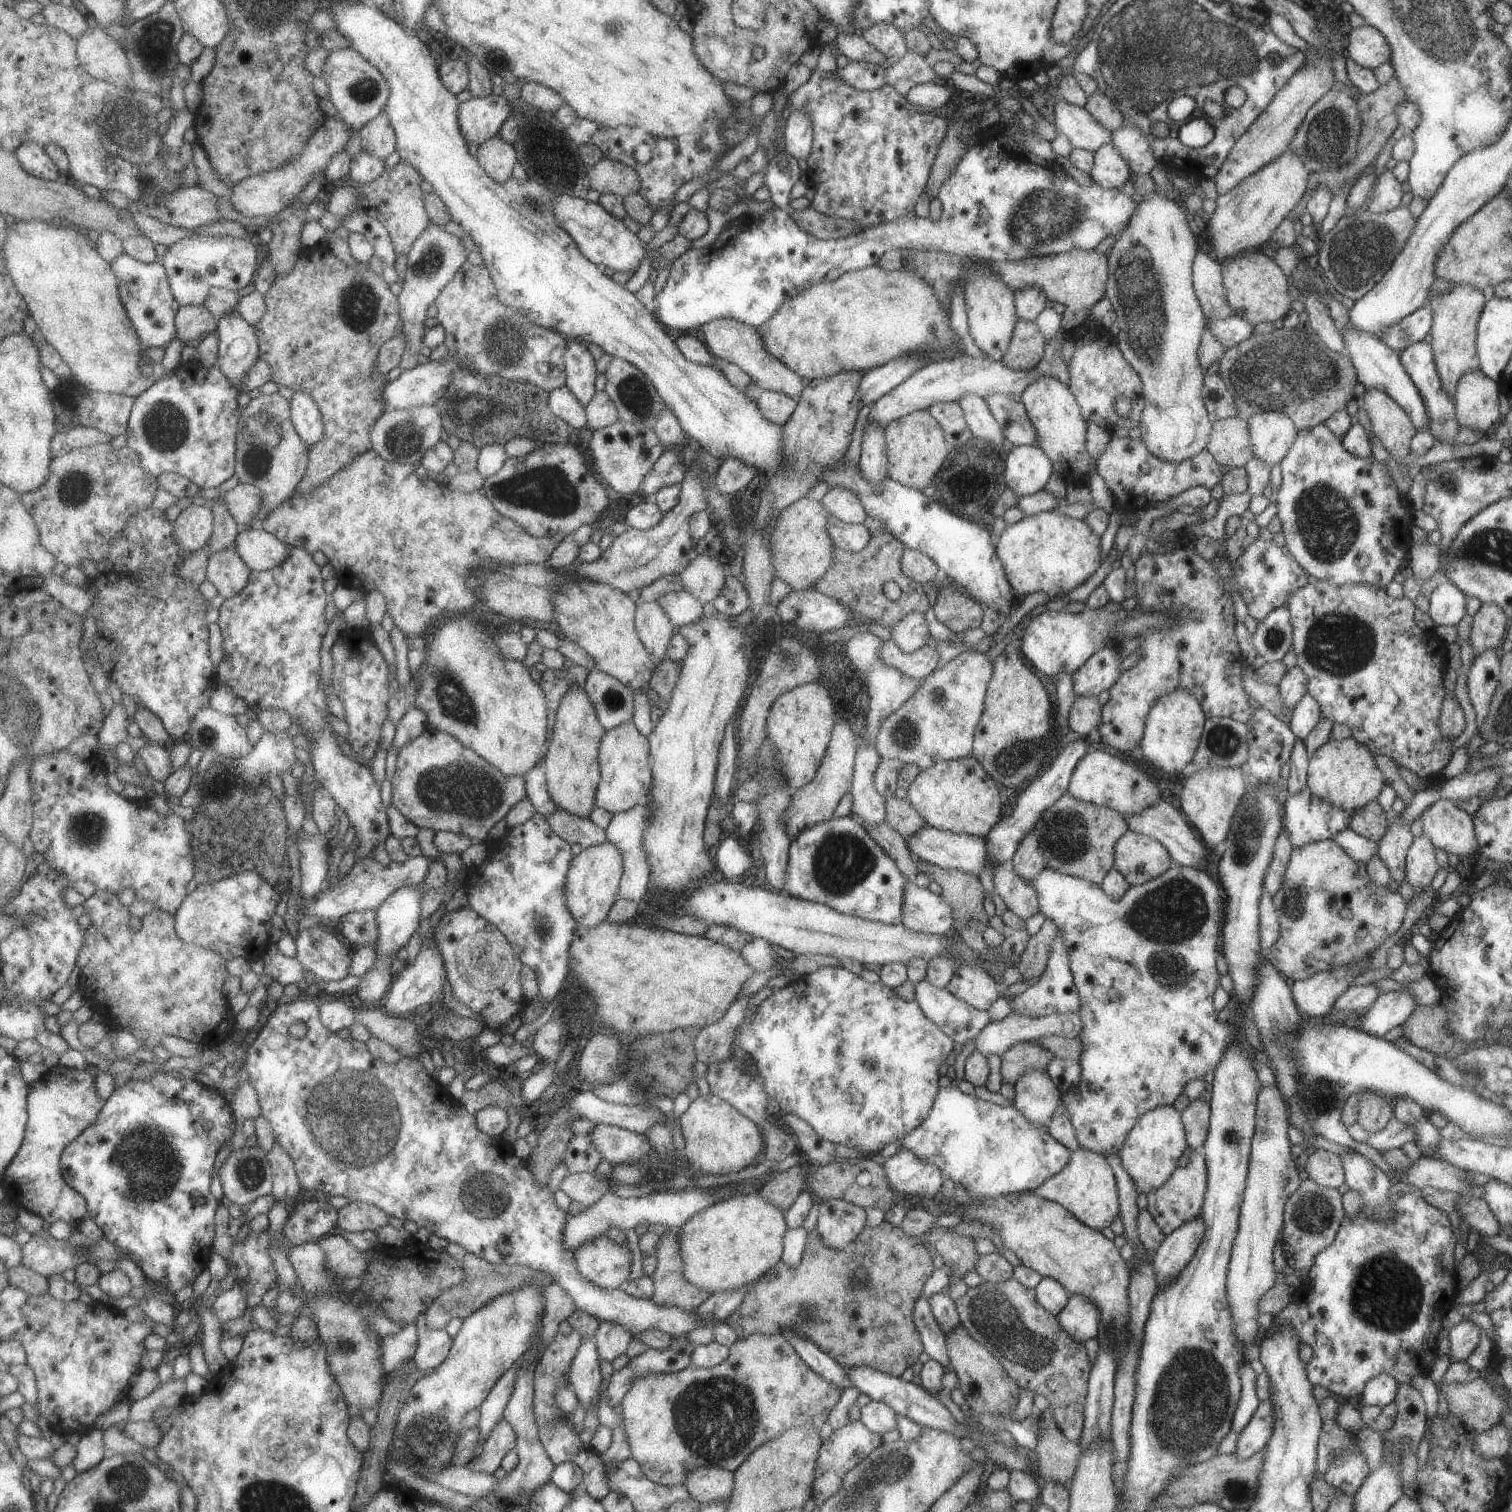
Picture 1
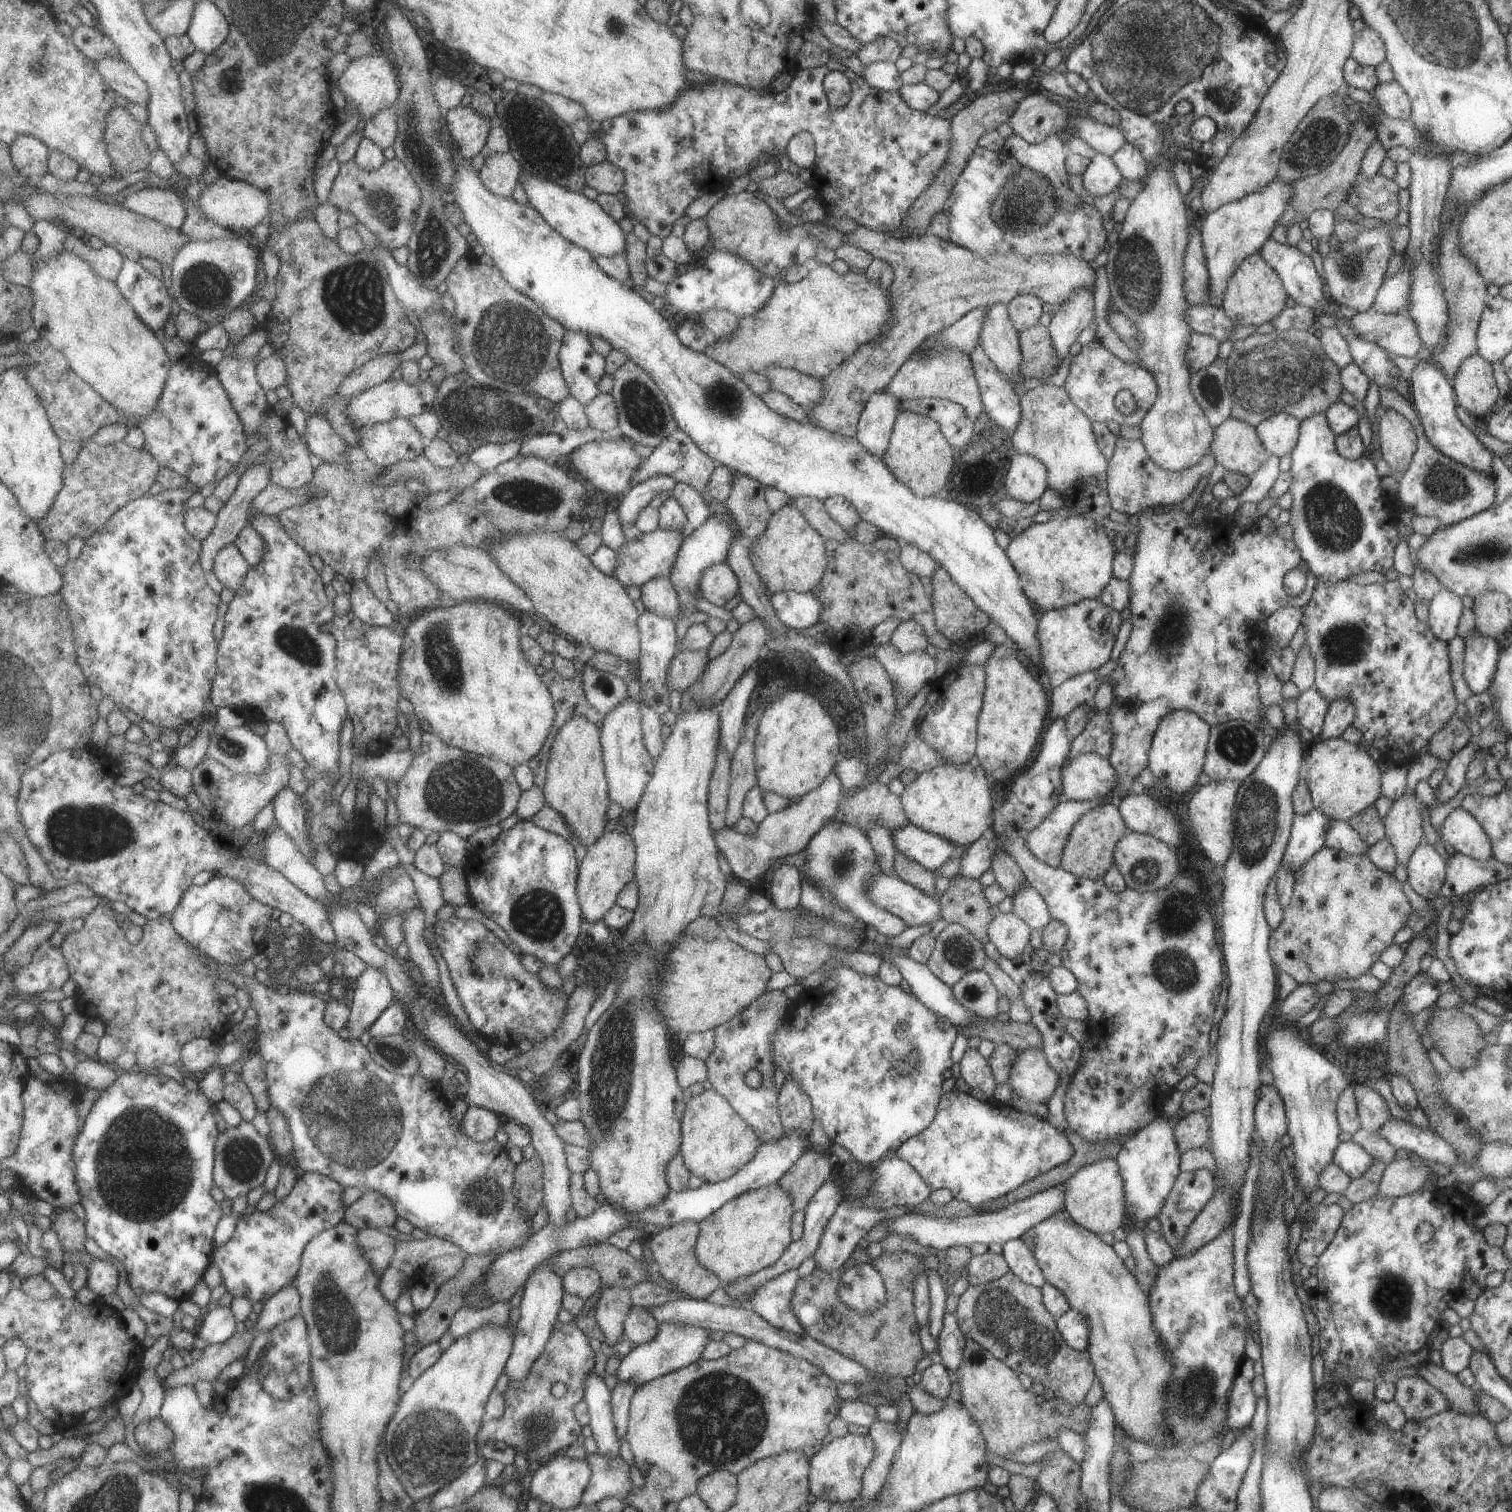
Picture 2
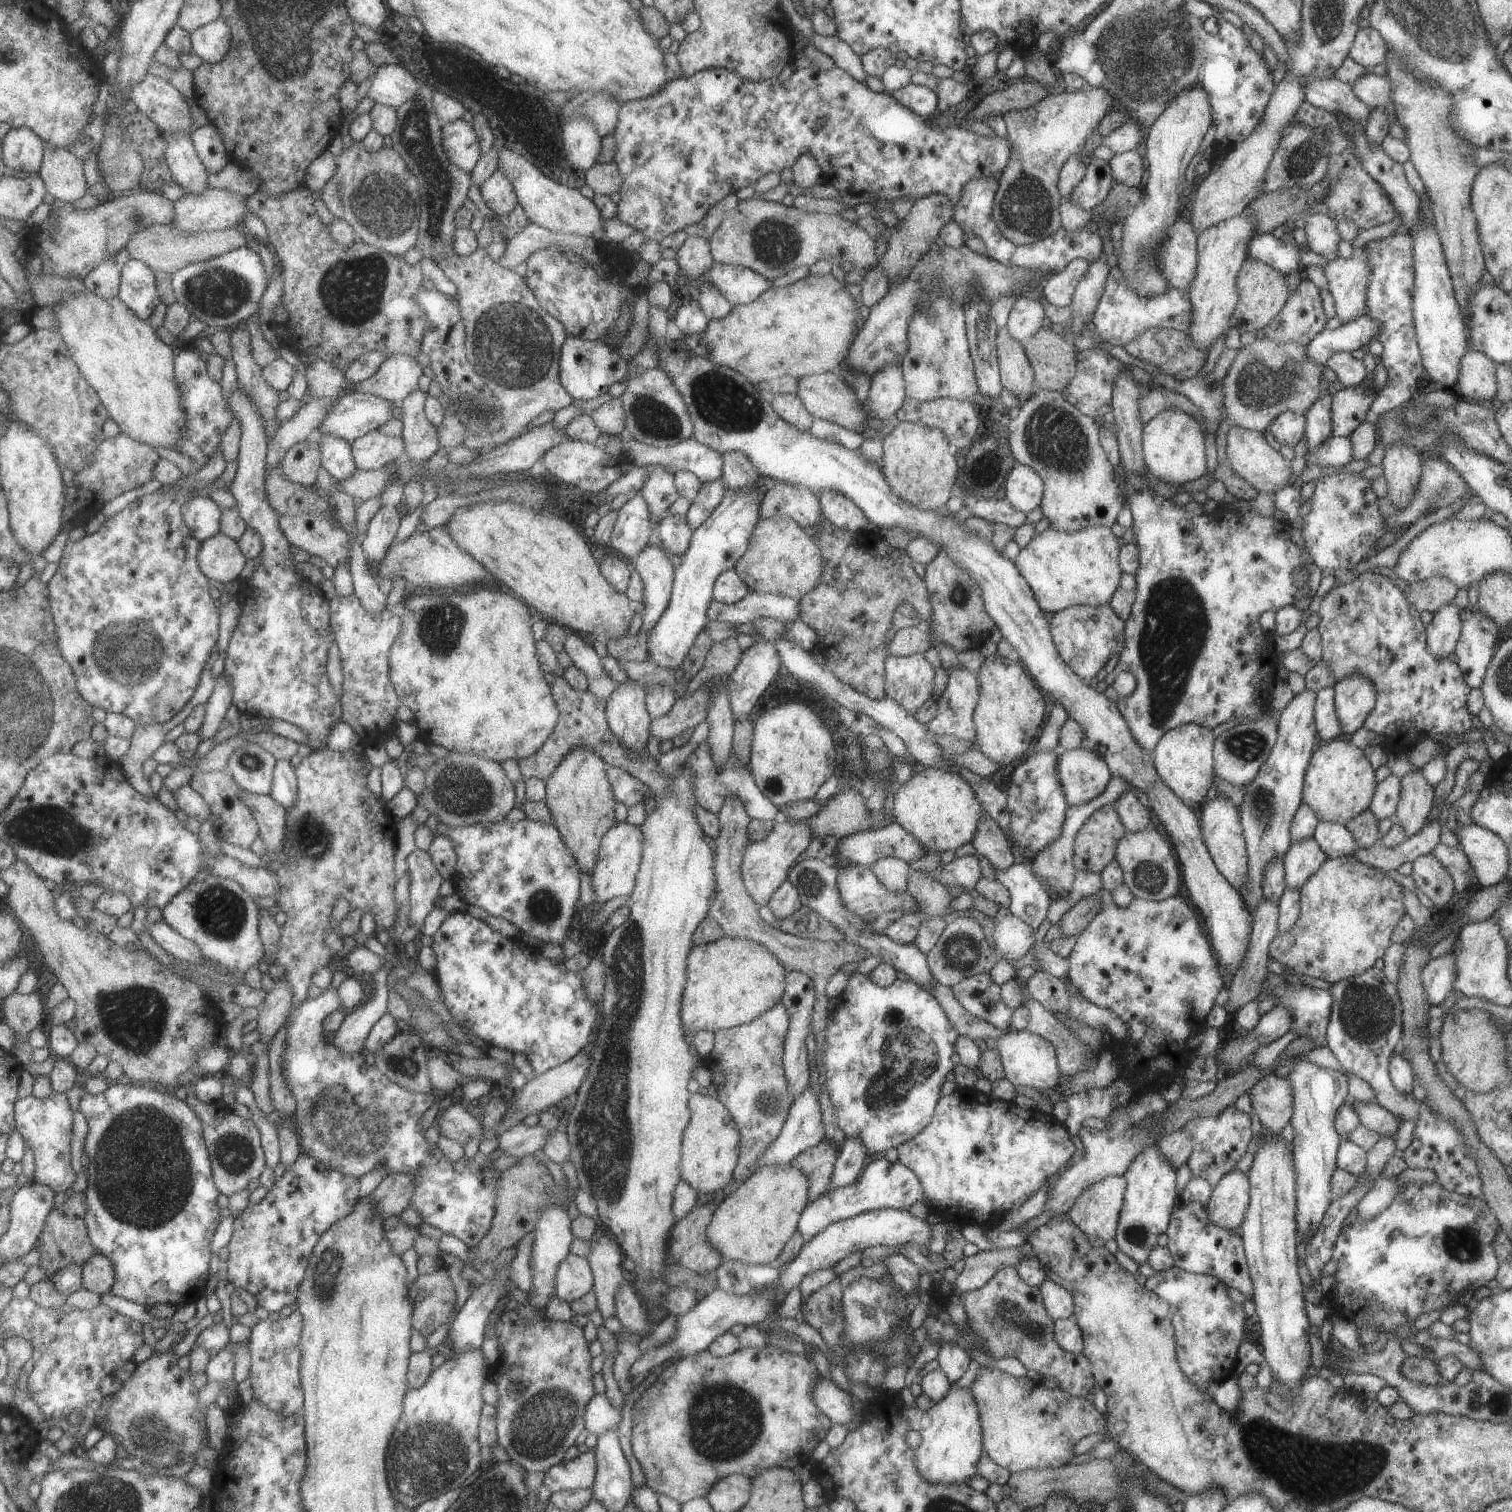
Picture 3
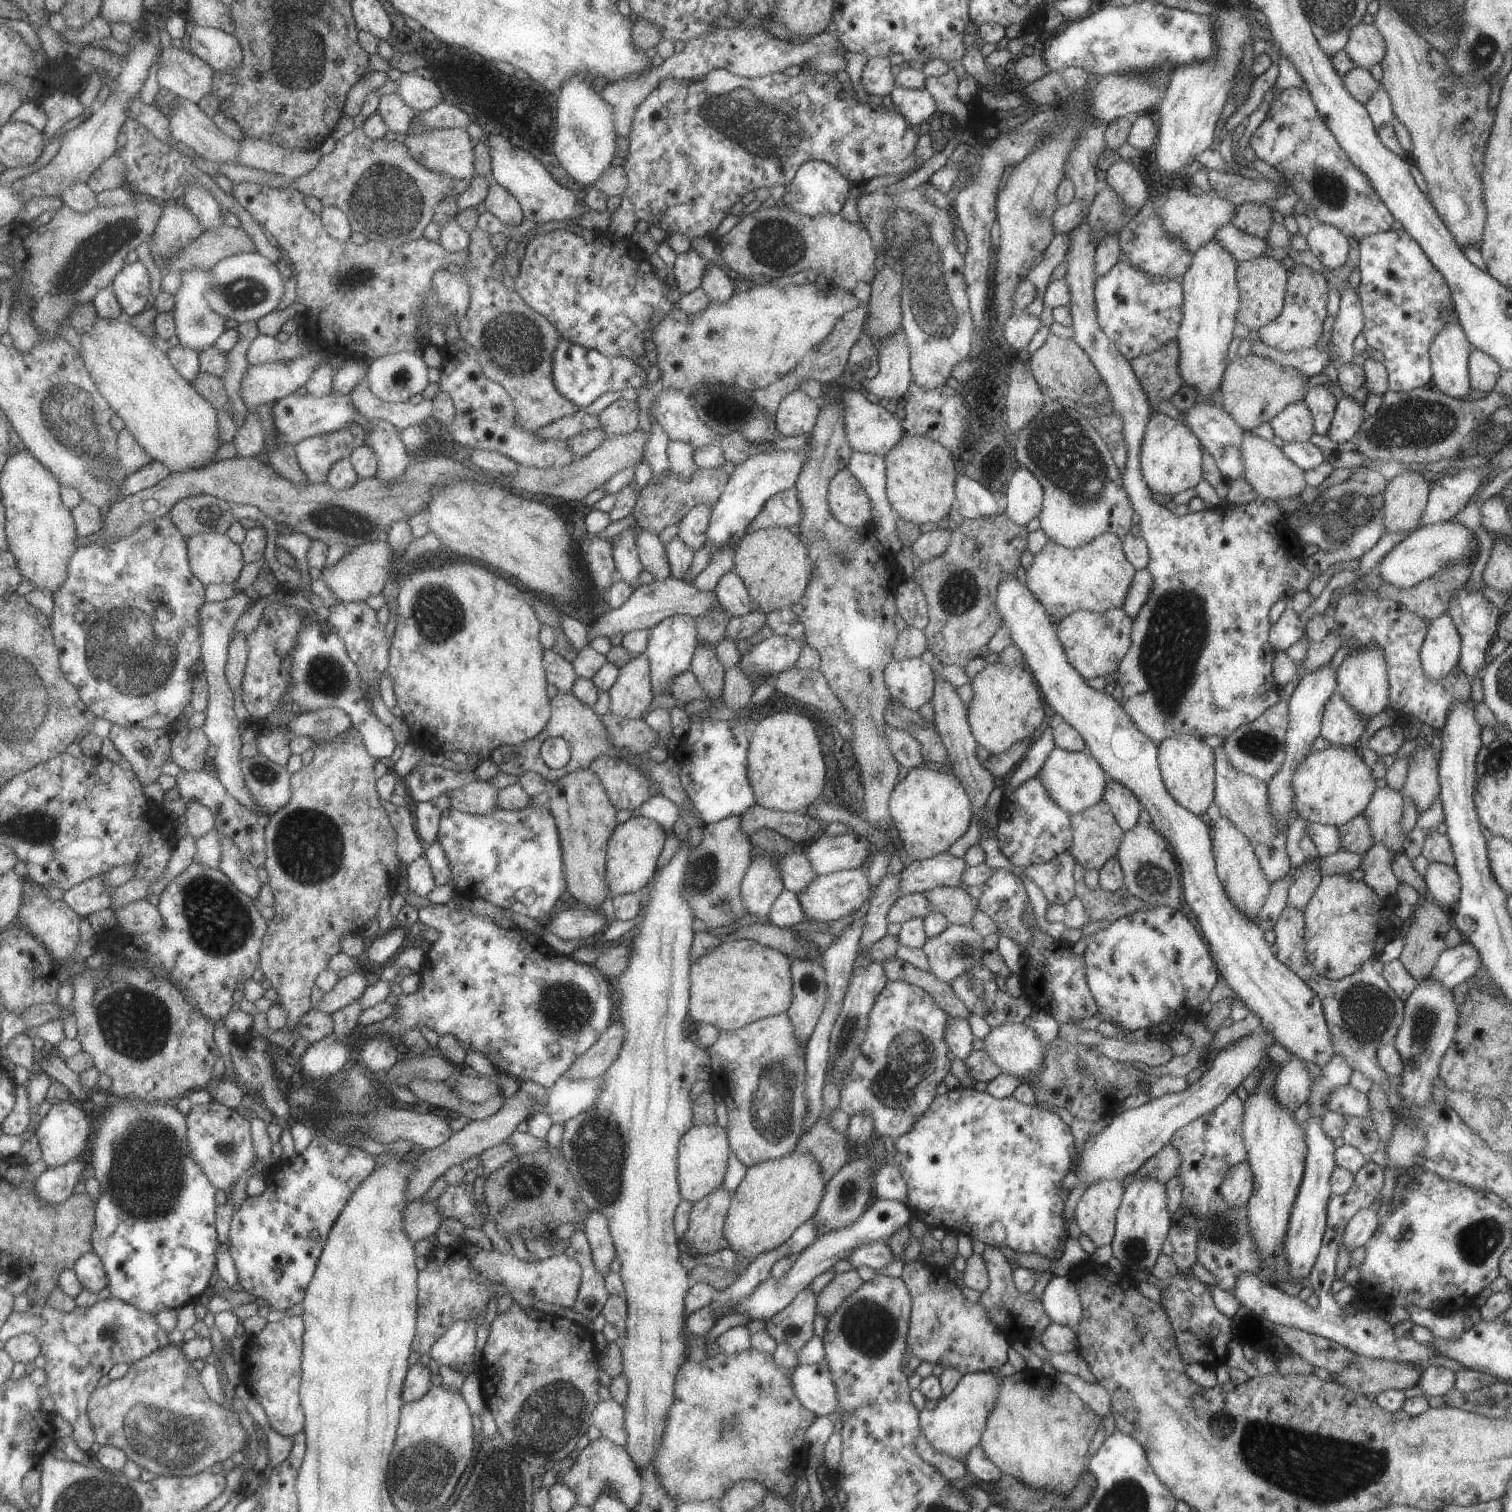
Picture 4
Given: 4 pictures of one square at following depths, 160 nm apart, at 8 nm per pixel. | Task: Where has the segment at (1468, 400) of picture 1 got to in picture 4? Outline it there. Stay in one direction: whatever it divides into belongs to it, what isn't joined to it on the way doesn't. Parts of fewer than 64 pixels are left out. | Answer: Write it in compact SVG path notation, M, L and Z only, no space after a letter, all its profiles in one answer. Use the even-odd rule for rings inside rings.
M1473 348L1468 354L1468 375L1473 390L1489 392L1501 371L1497 362L1484 352Z

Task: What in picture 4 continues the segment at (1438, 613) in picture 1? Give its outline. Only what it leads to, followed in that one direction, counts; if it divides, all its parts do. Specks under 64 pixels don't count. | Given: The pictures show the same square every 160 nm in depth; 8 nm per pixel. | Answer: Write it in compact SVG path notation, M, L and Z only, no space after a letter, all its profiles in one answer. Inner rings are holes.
M1446 612L1431 619L1427 627L1419 649L1420 663L1425 676L1433 682L1445 678L1445 675L1458 664L1460 638Z

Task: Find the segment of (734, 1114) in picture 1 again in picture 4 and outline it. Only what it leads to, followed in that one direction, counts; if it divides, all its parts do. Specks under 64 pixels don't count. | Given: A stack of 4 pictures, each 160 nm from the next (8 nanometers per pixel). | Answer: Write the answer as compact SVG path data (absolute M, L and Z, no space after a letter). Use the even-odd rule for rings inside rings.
M717 1123L712 1125L693 1124L681 1135L676 1160L676 1179L681 1199L693 1204L721 1186L730 1148L726 1132L727 1130L723 1130Z

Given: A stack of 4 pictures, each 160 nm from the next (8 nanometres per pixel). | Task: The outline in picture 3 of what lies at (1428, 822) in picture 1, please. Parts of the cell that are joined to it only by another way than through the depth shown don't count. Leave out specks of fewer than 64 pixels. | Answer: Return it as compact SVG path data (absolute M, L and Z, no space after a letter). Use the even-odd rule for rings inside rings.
M1479 825L1459 826L1455 834L1481 887L1507 878L1508 850L1500 836Z

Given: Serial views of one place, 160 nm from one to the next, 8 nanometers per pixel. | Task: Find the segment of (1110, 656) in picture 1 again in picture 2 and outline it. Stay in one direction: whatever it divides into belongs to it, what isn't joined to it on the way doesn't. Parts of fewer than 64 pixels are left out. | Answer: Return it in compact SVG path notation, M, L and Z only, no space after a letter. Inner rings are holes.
M1085 671L1083 674L1071 677L1058 686L1051 688L1049 712L1050 722L1063 719L1066 714L1080 703L1090 704L1097 690L1099 676L1095 671Z

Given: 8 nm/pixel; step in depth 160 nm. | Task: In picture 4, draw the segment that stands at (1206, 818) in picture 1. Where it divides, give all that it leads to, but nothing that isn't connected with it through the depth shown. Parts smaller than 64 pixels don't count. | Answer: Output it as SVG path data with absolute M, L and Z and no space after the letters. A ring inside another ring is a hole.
M1219 816L1215 822L1209 823L1209 826L1217 878L1228 896L1229 902L1232 902L1241 914L1257 924L1256 920L1268 895L1270 882L1261 870L1253 847L1247 838L1226 818Z

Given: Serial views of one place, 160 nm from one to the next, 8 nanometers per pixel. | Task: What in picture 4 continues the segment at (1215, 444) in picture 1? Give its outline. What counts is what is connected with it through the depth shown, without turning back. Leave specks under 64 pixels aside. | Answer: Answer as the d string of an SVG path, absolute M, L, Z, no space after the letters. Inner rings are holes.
M1244 431L1240 445L1241 458L1244 466L1244 479L1253 487L1261 499L1272 501L1300 496L1307 486L1303 479L1304 470L1293 464L1281 449L1272 445L1268 440Z

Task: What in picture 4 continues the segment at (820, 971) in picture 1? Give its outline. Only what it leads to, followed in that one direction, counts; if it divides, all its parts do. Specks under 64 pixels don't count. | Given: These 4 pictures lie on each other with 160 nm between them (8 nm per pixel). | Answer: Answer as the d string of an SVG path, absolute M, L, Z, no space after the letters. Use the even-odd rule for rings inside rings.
M887 981L884 989L877 995L875 1004L871 1007L868 1016L868 1029L860 1044L860 1053L853 1059L850 1070L844 1079L844 1087L840 1090L840 1103L838 1107L847 1114L847 1116L854 1115L856 1112L864 1112L872 1118L872 1128L874 1130L874 1137L893 1137L901 1136L909 1127L915 1122L917 1117L920 1117L925 1112L926 1106L933 1100L936 1095L935 1088L943 1080L943 1077L949 1072L949 1061L947 1059L948 1046L944 1039L944 1026L946 1014L941 1010L938 1004L929 996L921 987L903 982L903 981Z

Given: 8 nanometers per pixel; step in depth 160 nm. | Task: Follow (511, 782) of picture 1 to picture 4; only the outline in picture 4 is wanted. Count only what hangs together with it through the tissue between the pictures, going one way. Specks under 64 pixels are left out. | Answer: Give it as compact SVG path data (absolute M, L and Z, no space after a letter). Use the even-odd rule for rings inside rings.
M470 781L463 788L447 791L449 808L464 813L484 815L497 809L498 789L487 784L487 781Z

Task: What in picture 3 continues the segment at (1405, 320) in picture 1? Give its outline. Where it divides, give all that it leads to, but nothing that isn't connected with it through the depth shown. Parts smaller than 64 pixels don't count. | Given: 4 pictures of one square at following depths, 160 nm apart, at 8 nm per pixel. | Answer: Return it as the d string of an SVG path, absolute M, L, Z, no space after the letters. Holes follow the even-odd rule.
M1365 314L1333 330L1323 329L1304 346L1304 351L1306 357L1316 365L1325 367L1332 354L1341 351L1350 353L1365 345L1371 338L1376 339L1377 333L1377 322Z

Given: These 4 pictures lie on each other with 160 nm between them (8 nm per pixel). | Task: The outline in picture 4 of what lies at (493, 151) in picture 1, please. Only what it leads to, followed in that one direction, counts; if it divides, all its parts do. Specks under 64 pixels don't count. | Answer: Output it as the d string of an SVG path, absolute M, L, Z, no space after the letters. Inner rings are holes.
M492 182L482 201L486 211L497 217L503 225L519 228L519 224L525 220L517 199L500 184Z

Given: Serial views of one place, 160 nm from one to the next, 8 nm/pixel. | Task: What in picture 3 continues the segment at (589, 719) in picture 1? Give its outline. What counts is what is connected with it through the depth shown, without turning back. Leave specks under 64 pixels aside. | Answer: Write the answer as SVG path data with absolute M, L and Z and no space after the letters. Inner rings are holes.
M578 745L560 760L551 776L544 780L544 800L551 813L551 823L559 831L578 869L588 875L594 869L601 837L617 823L613 814L616 800L605 774L606 766L601 757Z

